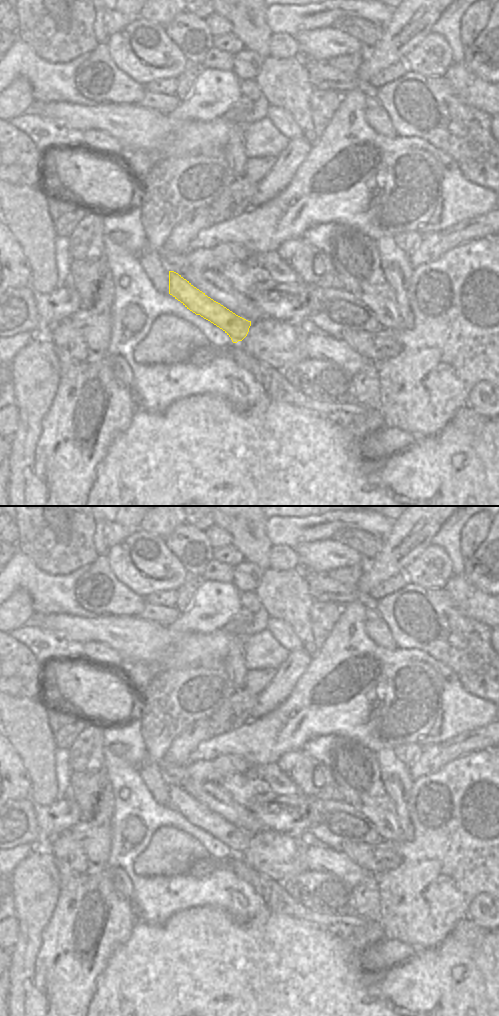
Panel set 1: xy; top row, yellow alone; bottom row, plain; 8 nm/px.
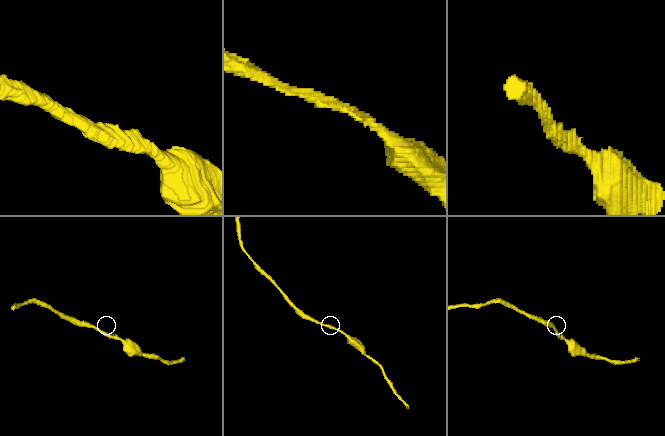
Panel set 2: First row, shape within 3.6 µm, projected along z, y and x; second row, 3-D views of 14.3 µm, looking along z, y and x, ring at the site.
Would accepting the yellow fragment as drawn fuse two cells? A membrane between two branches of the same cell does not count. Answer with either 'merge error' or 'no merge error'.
no merge error

